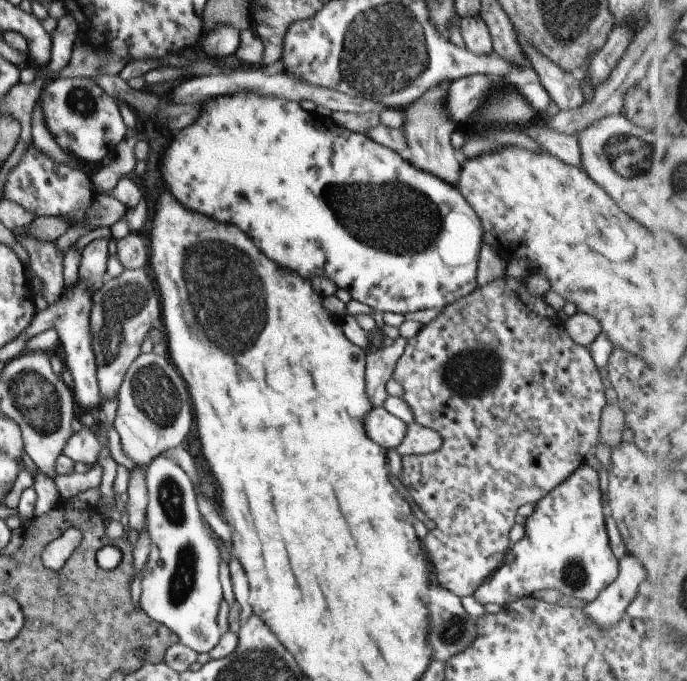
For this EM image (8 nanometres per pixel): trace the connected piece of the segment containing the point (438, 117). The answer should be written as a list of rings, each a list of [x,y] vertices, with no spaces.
[[[436,86],[430,88],[426,94],[422,94],[422,98],[418,98],[416,102],[410,104],[405,111],[404,132],[408,140],[408,148],[410,155],[408,159],[410,164],[422,172],[430,172],[434,176],[438,176],[444,182],[450,182],[452,186],[458,186],[458,176],[460,176],[460,162],[456,160],[454,147],[450,144],[450,134],[457,127],[456,123],[450,118],[446,118],[446,112],[442,110],[442,102],[446,100],[444,96],[444,88]]]

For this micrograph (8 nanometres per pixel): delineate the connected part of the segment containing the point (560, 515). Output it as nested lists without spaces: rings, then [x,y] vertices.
[[[583,463],[562,484],[556,486],[535,504],[534,512],[526,519],[524,537],[511,546],[514,551],[514,562],[504,562],[491,578],[487,578],[476,588],[473,594],[476,601],[483,605],[487,602],[496,602],[504,607],[519,598],[552,589],[591,603],[599,591],[616,580],[619,573],[618,560],[610,549],[603,510],[604,502],[598,473]]]

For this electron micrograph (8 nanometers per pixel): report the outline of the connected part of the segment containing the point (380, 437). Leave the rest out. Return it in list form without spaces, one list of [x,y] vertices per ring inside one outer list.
[[[384,406],[373,407],[366,418],[366,434],[385,451],[394,450],[406,436],[406,423],[388,412]]]

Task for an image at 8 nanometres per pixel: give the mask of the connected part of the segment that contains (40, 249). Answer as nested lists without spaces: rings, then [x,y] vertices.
[[[29,226],[12,230],[16,242],[28,252],[30,268],[42,282],[42,296],[52,306],[64,292],[63,256],[55,241],[42,241],[33,236]]]

